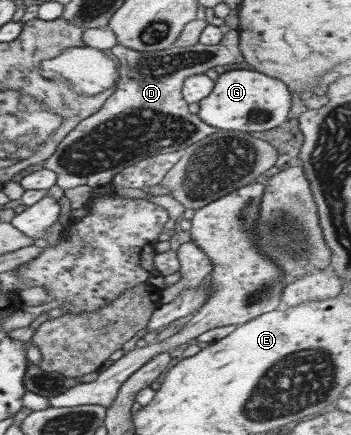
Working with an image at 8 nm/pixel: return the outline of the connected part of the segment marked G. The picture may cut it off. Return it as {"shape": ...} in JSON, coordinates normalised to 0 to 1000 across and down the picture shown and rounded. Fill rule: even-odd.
{"shape":[[[667,159],[624,170],[601,211],[564,234],[561,267],[590,290],[624,299],[749,303],[812,278],[826,230],[829,216],[801,184],[724,161]]]}

